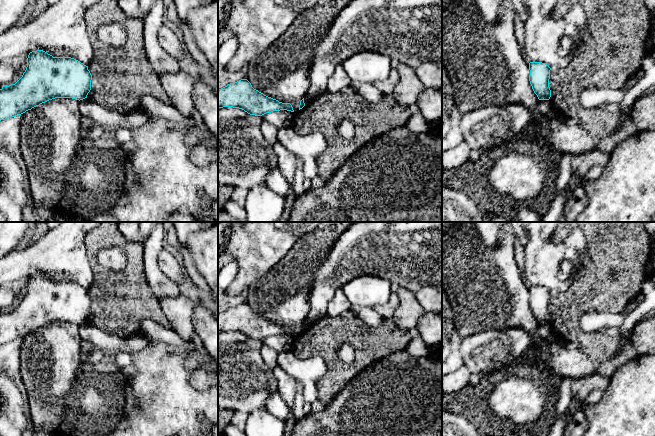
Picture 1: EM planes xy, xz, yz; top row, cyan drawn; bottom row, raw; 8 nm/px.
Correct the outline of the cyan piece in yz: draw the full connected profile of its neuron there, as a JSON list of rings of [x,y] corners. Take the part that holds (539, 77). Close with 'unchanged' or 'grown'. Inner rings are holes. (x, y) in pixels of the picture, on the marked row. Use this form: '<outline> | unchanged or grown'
[[[530,62],[529,70],[529,81],[538,99],[549,100],[551,97],[551,90],[549,87],[551,68],[542,62]]] | unchanged

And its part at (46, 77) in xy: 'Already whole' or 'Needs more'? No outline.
Already whole

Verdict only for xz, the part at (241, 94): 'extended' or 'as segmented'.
as segmented

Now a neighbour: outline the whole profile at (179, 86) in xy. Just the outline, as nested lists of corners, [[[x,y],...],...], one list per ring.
[[[180,69],[177,72],[164,72],[159,75],[159,79],[171,105],[183,116],[191,118],[195,108],[193,101],[195,77]]]

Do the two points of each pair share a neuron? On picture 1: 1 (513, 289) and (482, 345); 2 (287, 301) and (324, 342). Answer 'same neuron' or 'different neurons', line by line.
1: different neurons
2: different neurons

